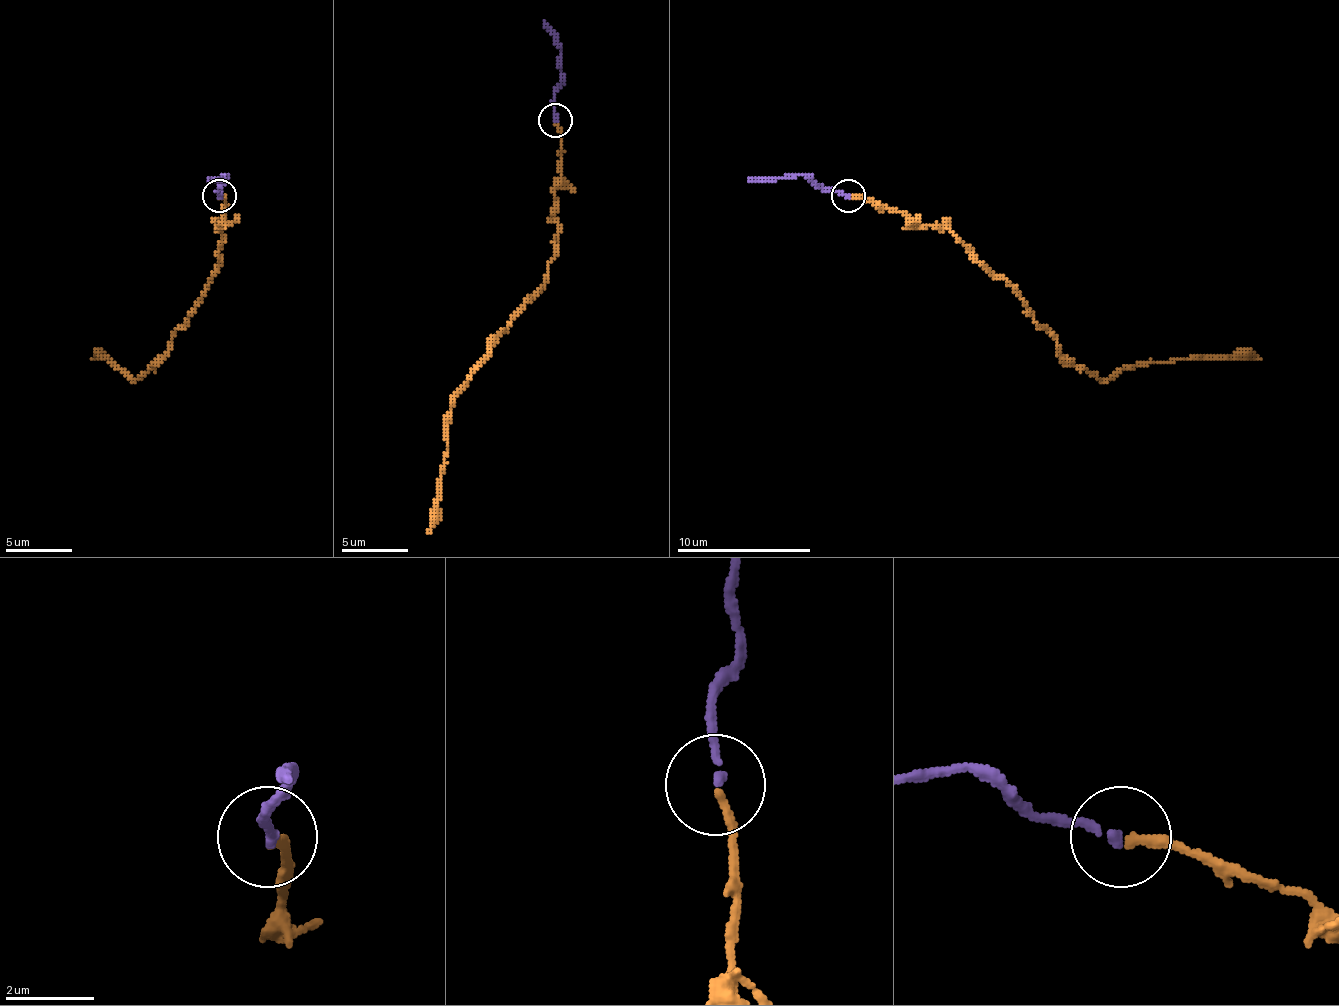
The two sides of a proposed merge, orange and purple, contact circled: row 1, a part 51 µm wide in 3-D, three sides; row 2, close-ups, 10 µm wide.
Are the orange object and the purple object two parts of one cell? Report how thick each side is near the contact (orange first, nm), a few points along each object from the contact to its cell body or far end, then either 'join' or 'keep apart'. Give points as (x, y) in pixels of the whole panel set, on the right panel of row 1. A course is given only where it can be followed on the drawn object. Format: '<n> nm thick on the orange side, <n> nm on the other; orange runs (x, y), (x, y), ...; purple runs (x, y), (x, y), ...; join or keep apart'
220 nm thick on the orange side, 200 nm on the other; orange runs (849, 195), (906, 211), (919, 225), (943, 225), (1016, 295), (1057, 349), (1100, 379), (1137, 362), (1261, 359); purple runs (849, 195), (816, 188), (802, 175), (749, 181); join

